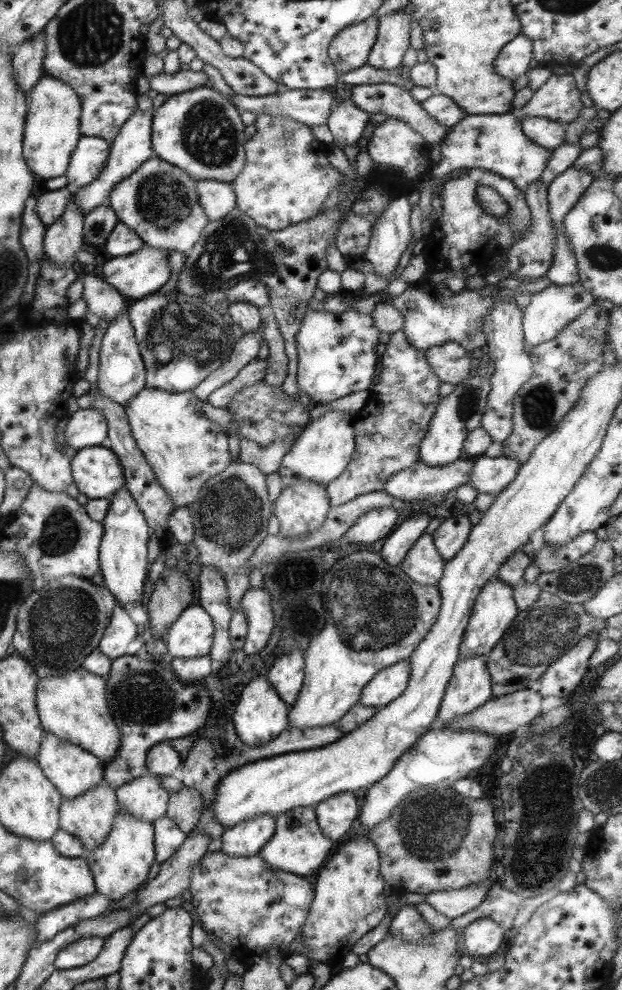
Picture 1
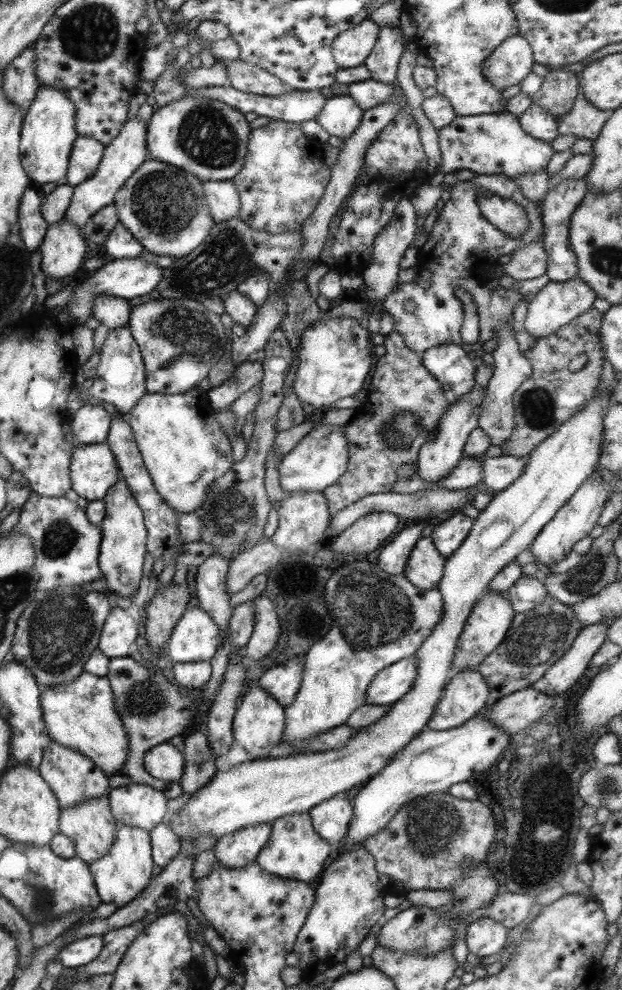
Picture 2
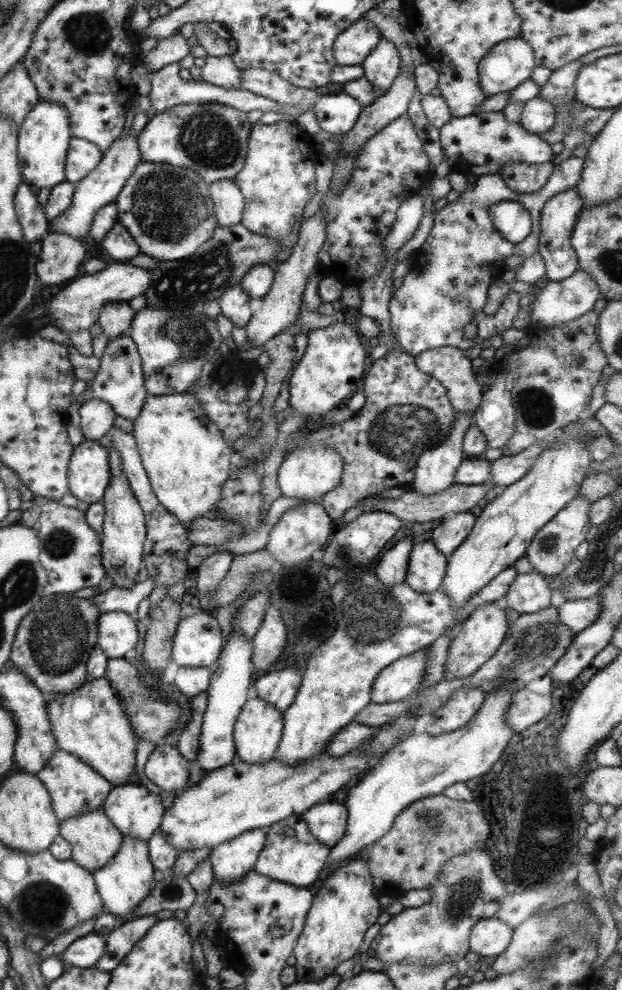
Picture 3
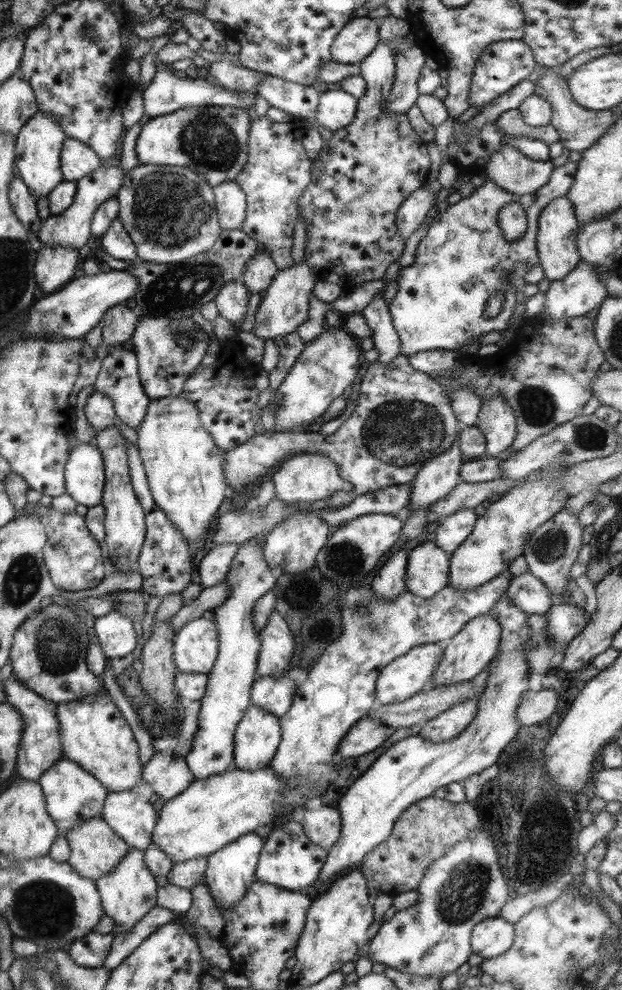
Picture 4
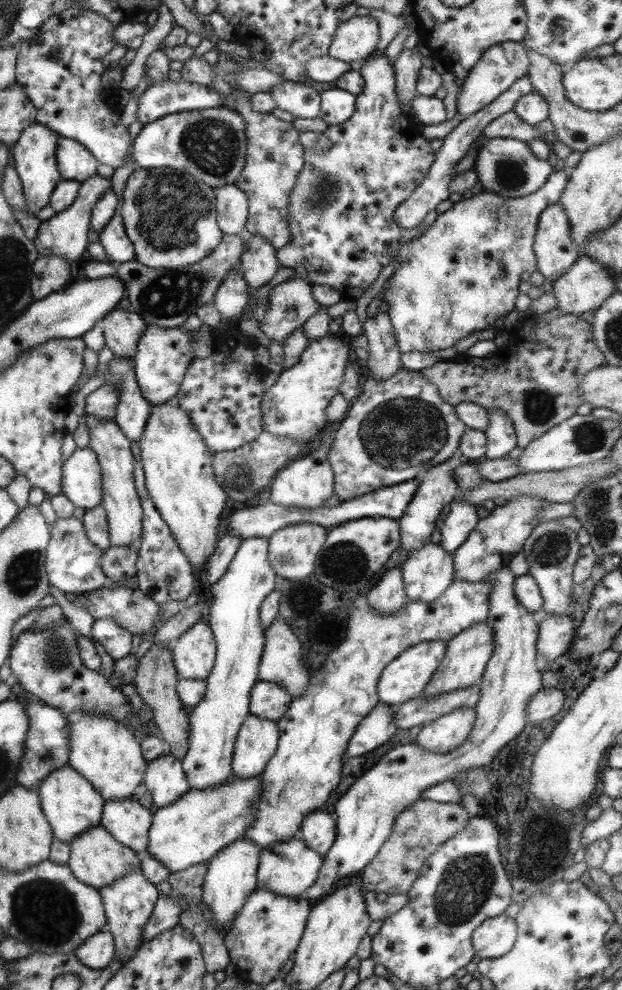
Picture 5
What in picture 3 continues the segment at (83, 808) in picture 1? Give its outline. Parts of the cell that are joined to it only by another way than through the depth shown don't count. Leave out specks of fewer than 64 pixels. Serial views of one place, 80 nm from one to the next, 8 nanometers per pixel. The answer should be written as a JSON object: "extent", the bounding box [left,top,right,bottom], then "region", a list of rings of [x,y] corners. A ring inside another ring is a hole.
{"extent":[58,808,122,873],"region":[[[103,808],[89,811],[89,813],[67,819],[67,821],[61,821],[58,836],[61,836],[71,847],[70,860],[91,873],[99,867],[105,867],[105,864],[109,863],[109,859],[117,854],[119,847],[121,847],[122,838],[122,834],[111,825],[103,813]]]}

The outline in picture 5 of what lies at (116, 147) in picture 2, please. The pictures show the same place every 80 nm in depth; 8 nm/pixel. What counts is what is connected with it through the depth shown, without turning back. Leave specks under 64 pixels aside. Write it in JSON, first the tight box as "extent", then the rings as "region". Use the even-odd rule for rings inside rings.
{"extent":[32,173,110,262],"region":[[[96,173],[81,181],[74,201],[69,206],[66,206],[65,210],[55,213],[52,217],[40,222],[36,235],[32,239],[38,256],[56,254],[56,256],[64,258],[66,262],[75,262],[85,252],[85,248],[91,239],[87,229],[90,226],[91,209],[107,187],[110,187],[110,180],[108,180],[107,174],[100,175]]]}

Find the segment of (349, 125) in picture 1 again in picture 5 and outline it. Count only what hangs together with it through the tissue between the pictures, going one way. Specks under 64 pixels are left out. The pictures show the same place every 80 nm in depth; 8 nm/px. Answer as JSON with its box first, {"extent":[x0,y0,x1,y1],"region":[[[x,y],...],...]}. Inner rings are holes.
{"extent":[318,88,355,125],"region":[[[331,88],[320,94],[320,113],[318,117],[327,125],[341,124],[346,121],[354,111],[355,96],[345,90]]]}

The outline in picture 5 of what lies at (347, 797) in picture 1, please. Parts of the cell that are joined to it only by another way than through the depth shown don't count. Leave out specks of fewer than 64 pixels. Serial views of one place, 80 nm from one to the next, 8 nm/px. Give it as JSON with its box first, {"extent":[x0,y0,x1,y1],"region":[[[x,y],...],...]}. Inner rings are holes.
{"extent":[299,811,335,857],"region":[[[314,811],[303,819],[299,835],[303,843],[319,857],[325,857],[335,841],[335,818],[328,812]]]}

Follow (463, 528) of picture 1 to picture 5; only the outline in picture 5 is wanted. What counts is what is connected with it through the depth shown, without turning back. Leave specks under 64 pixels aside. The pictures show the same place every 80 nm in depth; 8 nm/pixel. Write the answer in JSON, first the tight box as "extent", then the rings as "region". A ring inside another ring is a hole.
{"extent":[438,499,478,554],"region":[[[461,499],[453,501],[438,523],[438,531],[441,535],[438,545],[451,554],[462,545],[462,542],[465,542],[478,520],[475,505],[463,502]]]}

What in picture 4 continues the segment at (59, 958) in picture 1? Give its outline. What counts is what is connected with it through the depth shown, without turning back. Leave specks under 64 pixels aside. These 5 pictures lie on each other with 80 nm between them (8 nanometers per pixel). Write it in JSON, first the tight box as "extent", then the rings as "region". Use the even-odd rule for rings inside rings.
{"extent":[66,930,113,969],"region":[[[95,930],[74,940],[66,950],[69,958],[86,969],[99,968],[110,951],[113,935],[98,934]]]}

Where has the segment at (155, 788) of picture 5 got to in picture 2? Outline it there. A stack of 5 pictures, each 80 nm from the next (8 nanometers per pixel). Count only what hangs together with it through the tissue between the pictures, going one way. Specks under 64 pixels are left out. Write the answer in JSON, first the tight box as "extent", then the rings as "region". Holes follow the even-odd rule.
{"extent":[142,742,184,784],"region":[[[165,742],[144,752],[142,764],[149,777],[167,784],[178,784],[183,775],[184,755]]]}

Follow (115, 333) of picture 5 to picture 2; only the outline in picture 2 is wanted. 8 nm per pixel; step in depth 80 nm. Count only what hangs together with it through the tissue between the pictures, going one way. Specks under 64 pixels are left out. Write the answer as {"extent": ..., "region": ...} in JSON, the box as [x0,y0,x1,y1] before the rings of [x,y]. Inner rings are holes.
{"extent":[87,296,129,331],"region":[[[93,296],[87,308],[91,309],[91,318],[106,326],[109,331],[127,326],[129,321],[129,302],[117,296]]]}

